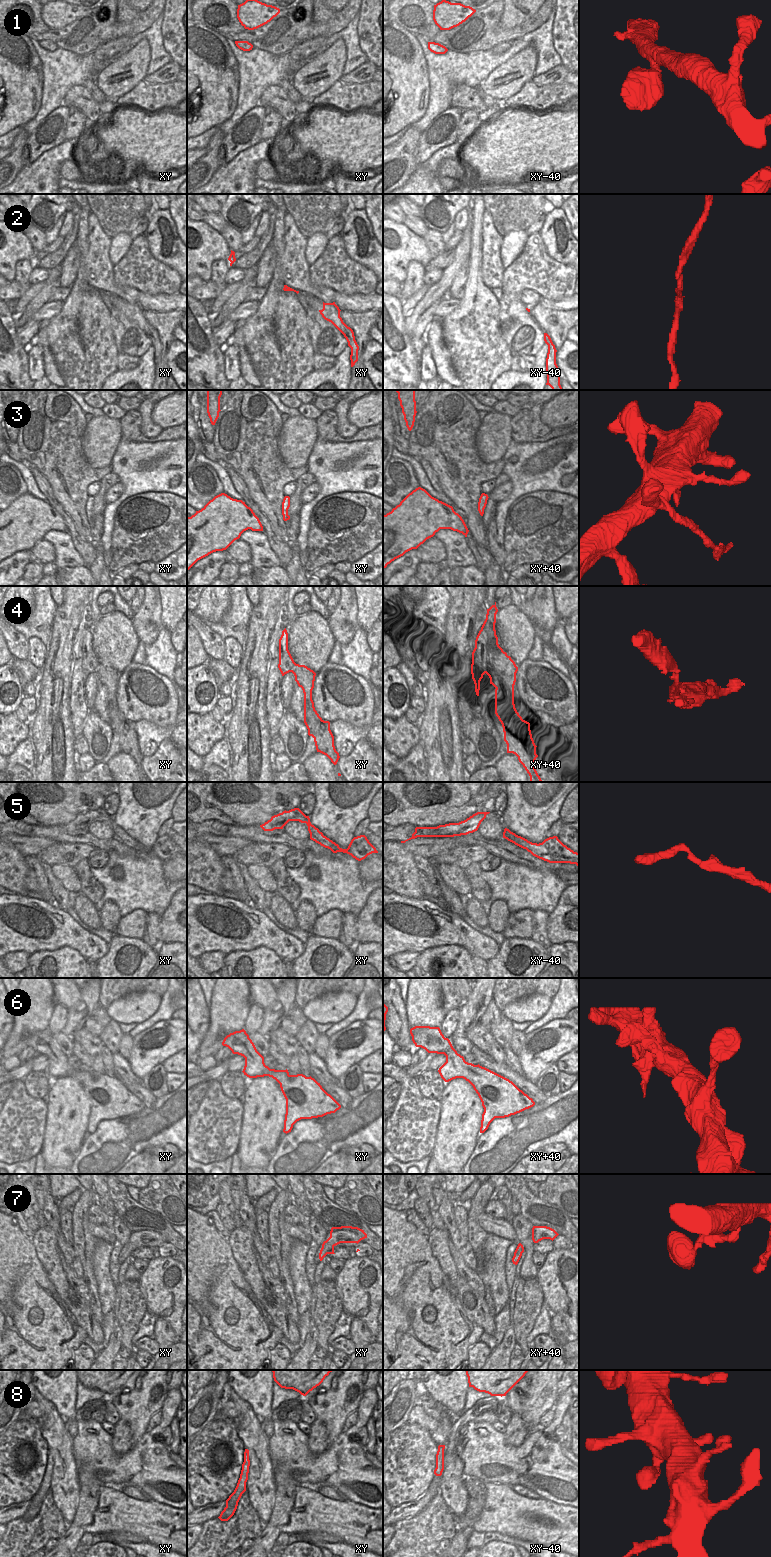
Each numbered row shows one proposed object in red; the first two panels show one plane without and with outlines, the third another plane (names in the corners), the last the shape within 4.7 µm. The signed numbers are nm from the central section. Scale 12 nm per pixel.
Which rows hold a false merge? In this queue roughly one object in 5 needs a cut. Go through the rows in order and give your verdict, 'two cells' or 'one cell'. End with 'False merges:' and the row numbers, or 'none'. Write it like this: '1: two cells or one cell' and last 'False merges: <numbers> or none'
1: one cell
2: one cell
3: two cells
4: two cells
5: one cell
6: one cell
7: one cell
8: one cell
False merges: 3, 4

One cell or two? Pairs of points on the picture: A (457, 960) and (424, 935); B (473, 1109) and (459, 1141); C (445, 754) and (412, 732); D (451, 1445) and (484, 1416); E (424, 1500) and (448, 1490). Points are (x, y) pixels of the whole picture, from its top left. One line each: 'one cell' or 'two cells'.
A: two cells
B: one cell
C: two cells
D: one cell
E: two cells

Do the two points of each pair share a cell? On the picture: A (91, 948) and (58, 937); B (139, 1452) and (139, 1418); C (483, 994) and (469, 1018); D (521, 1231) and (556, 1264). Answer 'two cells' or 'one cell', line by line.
A: one cell
B: two cells
C: one cell
D: two cells

